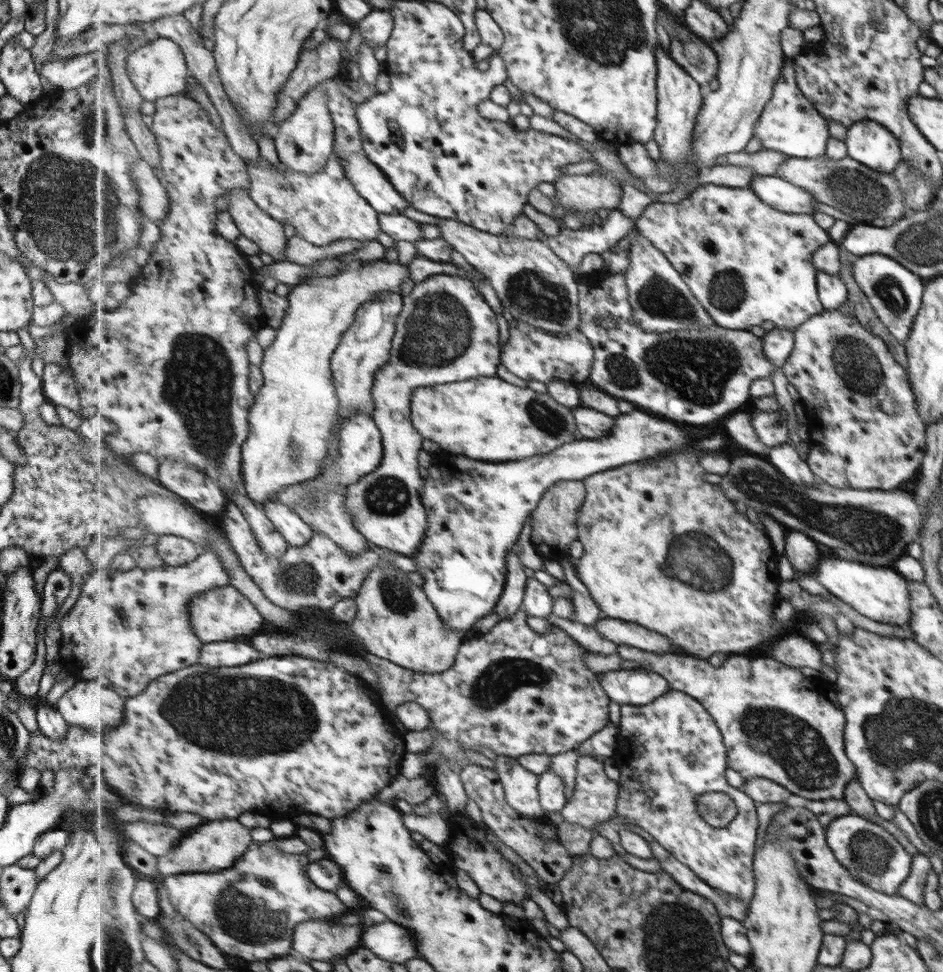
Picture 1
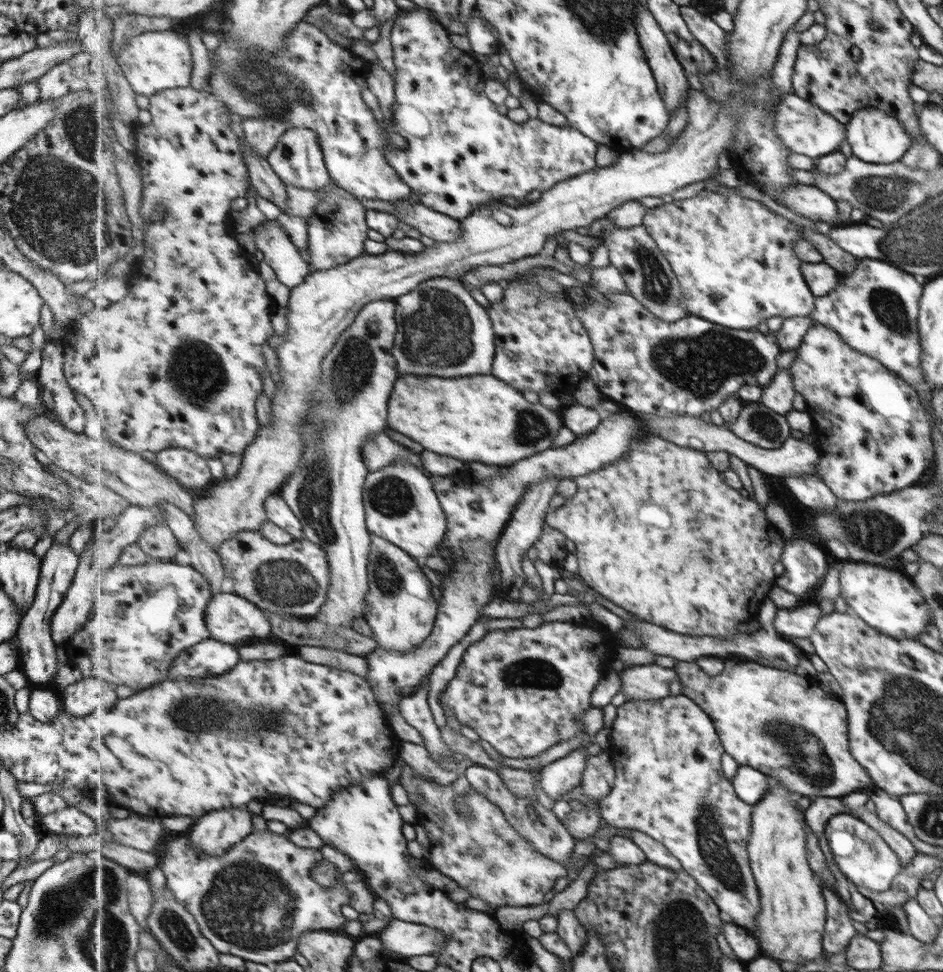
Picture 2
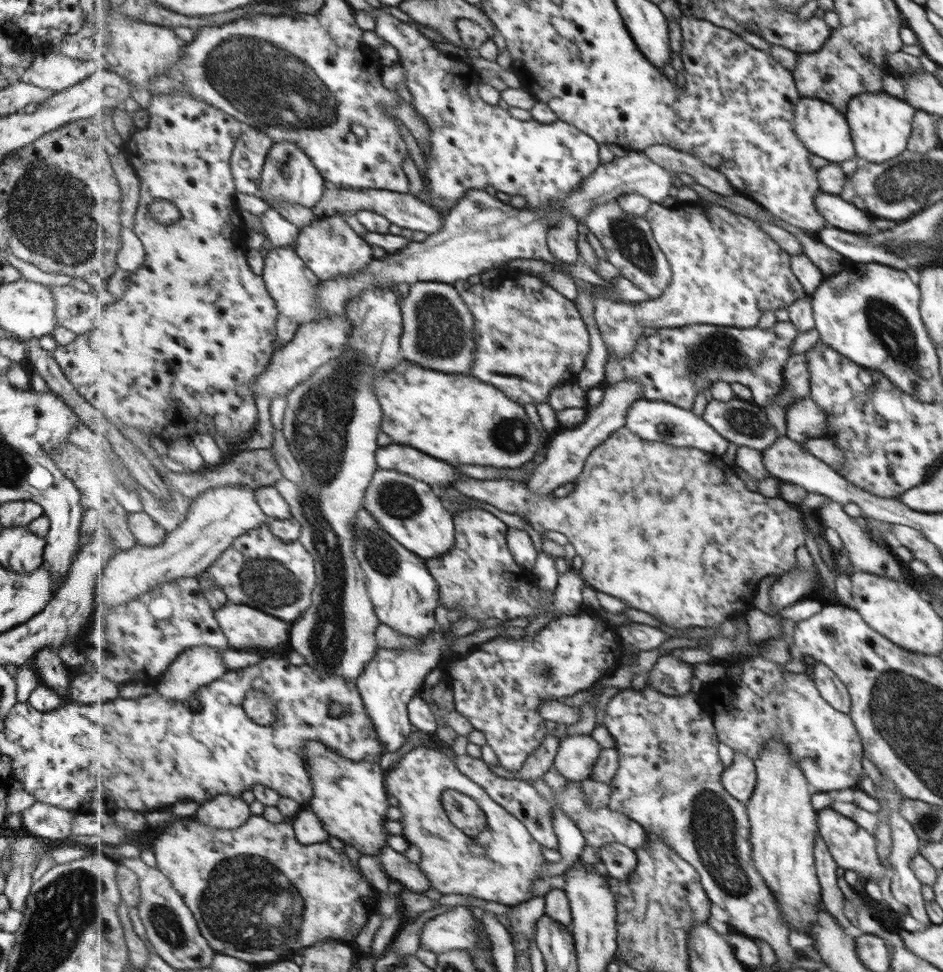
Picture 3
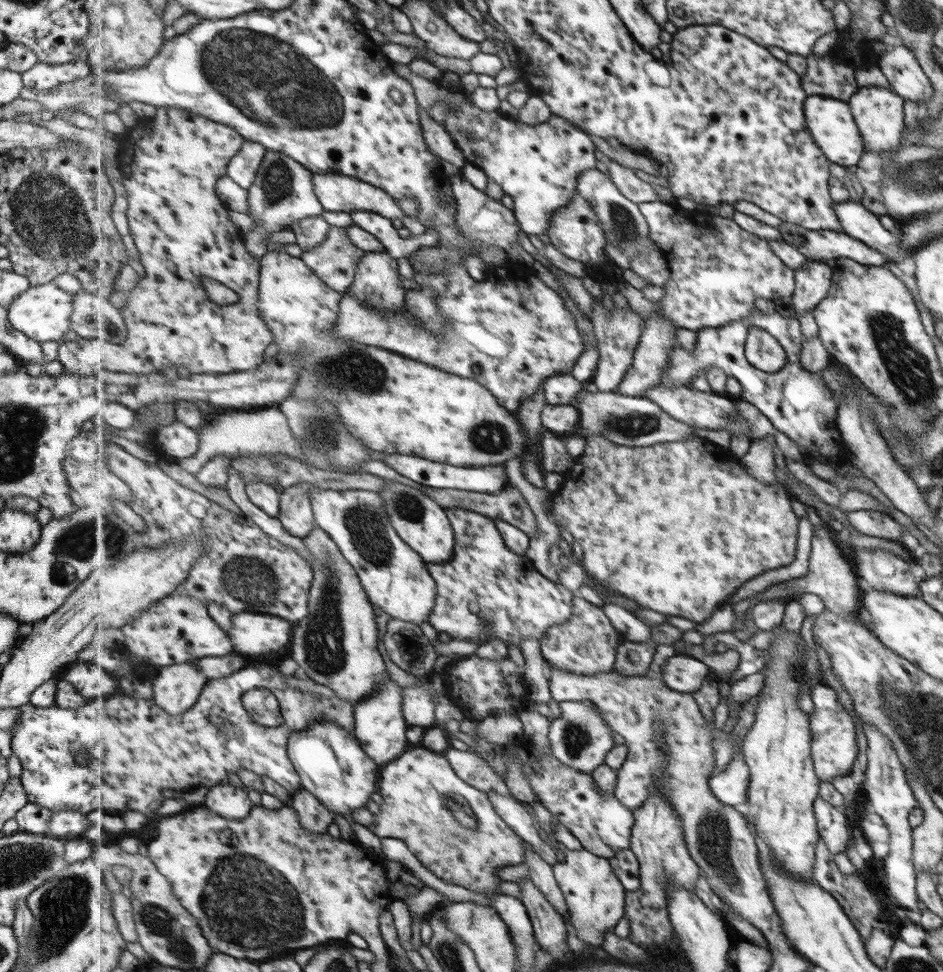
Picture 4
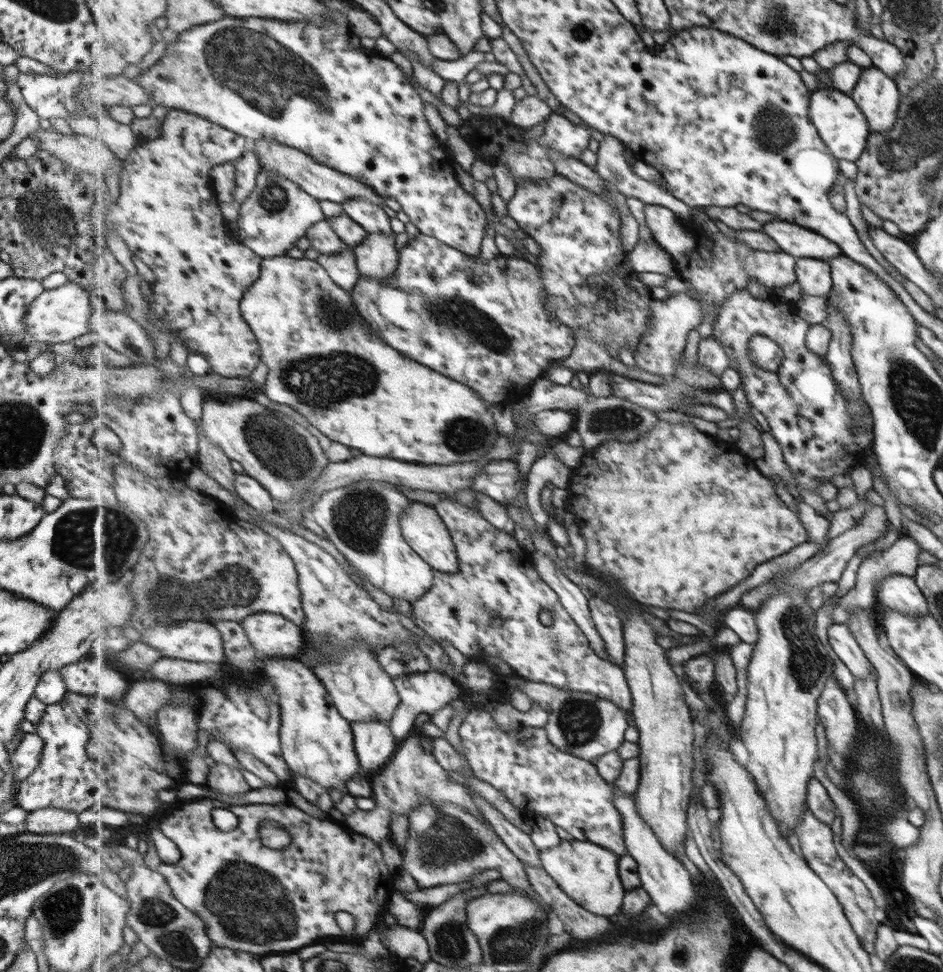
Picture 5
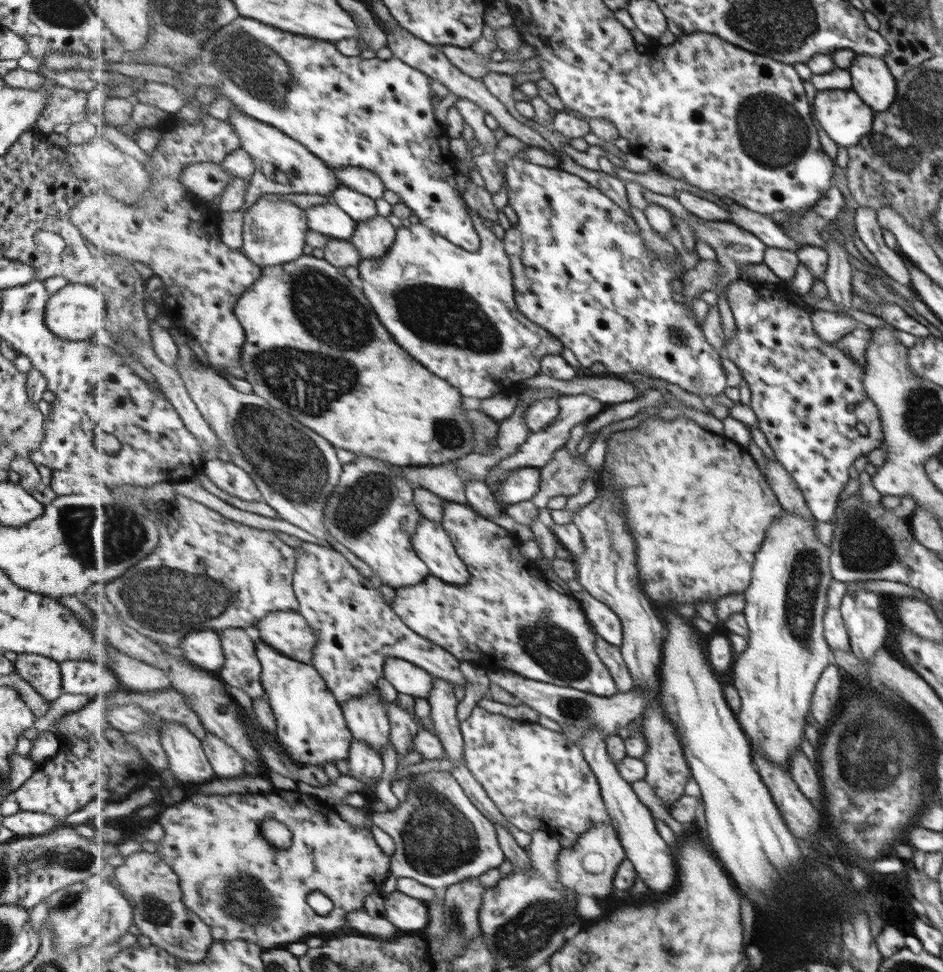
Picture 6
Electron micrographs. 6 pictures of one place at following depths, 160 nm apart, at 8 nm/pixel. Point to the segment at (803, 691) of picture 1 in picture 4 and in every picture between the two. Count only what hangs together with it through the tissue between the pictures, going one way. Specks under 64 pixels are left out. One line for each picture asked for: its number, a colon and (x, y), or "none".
2: (770, 719)
3: (766, 702)
4: (833, 748)

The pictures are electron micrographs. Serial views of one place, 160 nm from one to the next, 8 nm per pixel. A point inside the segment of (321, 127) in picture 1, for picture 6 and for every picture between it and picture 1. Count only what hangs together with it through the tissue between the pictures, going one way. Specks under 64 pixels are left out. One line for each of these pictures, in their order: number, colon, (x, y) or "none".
2: (298, 158)
3: (289, 175)
4: (284, 192)
5: (279, 212)
6: (275, 228)

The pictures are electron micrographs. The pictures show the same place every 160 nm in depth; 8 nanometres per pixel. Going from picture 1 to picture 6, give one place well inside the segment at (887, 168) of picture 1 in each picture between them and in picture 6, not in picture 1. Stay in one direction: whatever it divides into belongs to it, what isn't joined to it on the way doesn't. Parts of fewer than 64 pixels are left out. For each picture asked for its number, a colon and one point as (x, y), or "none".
2: (875, 136)
3: (879, 124)
4: (877, 110)
5: (876, 94)
6: (870, 77)

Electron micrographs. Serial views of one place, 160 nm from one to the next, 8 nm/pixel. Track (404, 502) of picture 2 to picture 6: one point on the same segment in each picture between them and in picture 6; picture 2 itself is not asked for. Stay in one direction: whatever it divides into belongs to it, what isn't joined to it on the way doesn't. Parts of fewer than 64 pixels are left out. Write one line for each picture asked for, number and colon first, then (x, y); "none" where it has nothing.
3: (411, 511)
4: (419, 520)
5: (425, 530)
6: (432, 541)

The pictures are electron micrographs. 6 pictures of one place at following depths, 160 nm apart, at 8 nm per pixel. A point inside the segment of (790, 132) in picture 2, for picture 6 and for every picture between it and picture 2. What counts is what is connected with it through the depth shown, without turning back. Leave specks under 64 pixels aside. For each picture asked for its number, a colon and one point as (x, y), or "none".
3: (822, 129)
4: (830, 122)
5: (842, 127)
6: (843, 115)

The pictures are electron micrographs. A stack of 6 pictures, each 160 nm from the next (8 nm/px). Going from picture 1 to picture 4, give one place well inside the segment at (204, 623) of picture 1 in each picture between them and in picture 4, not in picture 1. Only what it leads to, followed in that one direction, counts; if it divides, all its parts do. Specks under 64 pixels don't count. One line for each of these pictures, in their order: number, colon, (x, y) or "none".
2: (231, 618)
3: (246, 628)
4: (251, 633)

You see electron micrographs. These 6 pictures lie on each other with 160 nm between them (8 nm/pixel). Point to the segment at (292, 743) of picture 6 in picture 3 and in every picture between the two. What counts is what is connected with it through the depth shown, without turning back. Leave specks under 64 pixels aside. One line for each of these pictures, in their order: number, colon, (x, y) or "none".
3: (351, 798)
4: (331, 761)
5: (318, 742)

